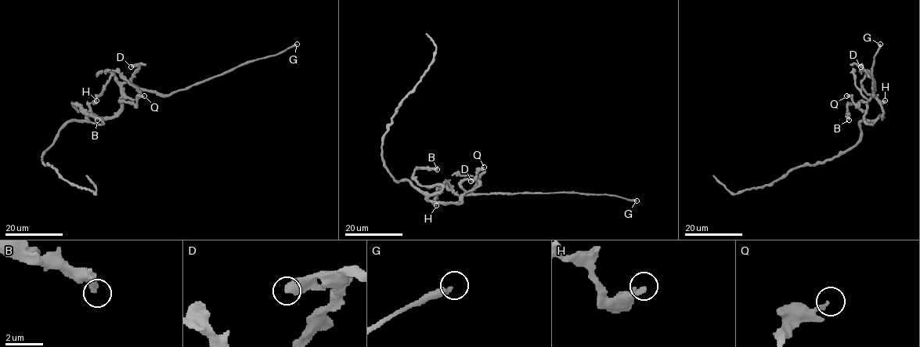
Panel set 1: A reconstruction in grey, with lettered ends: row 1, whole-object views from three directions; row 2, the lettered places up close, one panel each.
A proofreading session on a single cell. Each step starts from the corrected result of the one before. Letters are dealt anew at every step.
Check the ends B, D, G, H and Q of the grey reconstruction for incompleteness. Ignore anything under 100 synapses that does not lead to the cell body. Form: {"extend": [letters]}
{"extend": ["G"]}

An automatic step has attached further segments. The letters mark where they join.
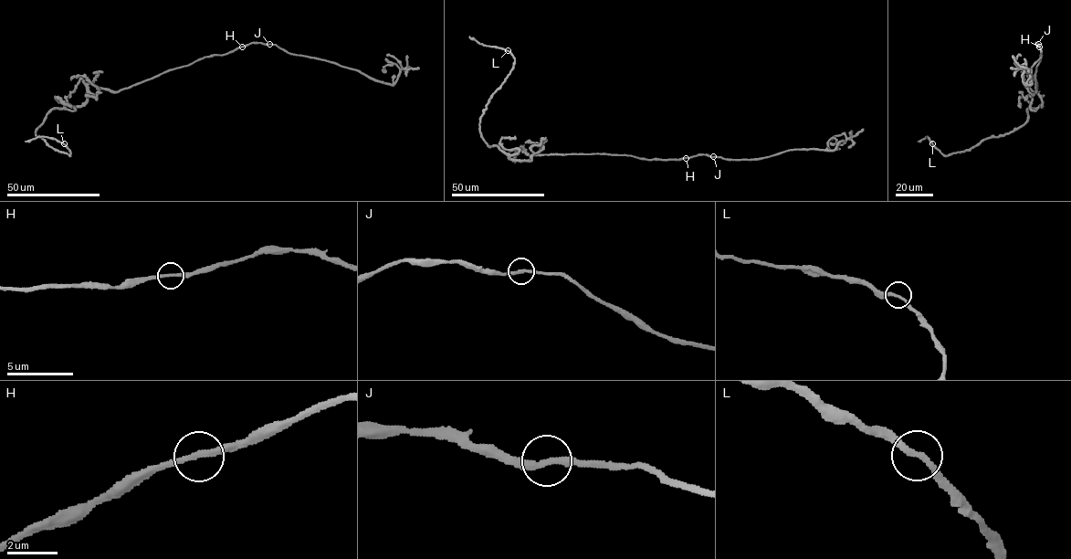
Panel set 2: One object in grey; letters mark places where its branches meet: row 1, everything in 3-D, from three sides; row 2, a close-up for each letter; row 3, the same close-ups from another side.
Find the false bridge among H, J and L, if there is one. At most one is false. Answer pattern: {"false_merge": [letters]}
{"false_merge": []}

